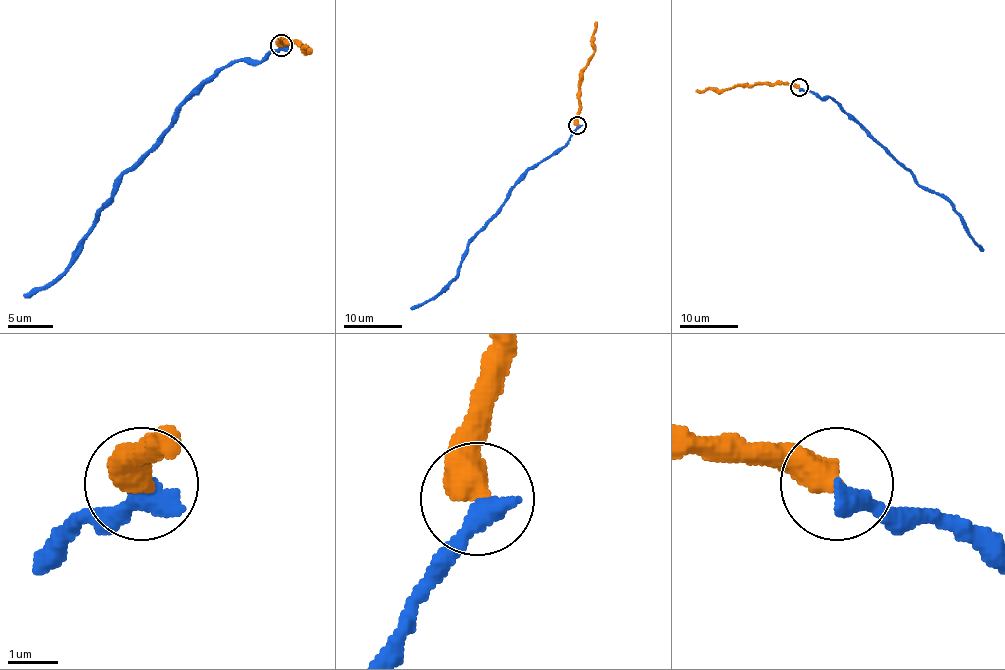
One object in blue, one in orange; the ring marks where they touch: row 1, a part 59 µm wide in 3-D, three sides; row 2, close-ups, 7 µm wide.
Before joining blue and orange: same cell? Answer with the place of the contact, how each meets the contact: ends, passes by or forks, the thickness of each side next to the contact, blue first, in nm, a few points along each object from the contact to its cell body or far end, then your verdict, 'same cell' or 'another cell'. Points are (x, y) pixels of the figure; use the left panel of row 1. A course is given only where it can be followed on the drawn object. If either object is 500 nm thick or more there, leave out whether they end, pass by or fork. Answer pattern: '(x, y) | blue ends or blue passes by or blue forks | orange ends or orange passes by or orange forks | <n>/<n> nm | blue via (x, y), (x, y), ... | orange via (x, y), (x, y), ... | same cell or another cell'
(281, 45) | 460/600 nm | blue via (281, 46), (258, 61), (231, 61), (204, 84), (122, 176), (72, 263), (23, 297) | orange via (281, 46), (285, 39), (310, 52) | another cell

